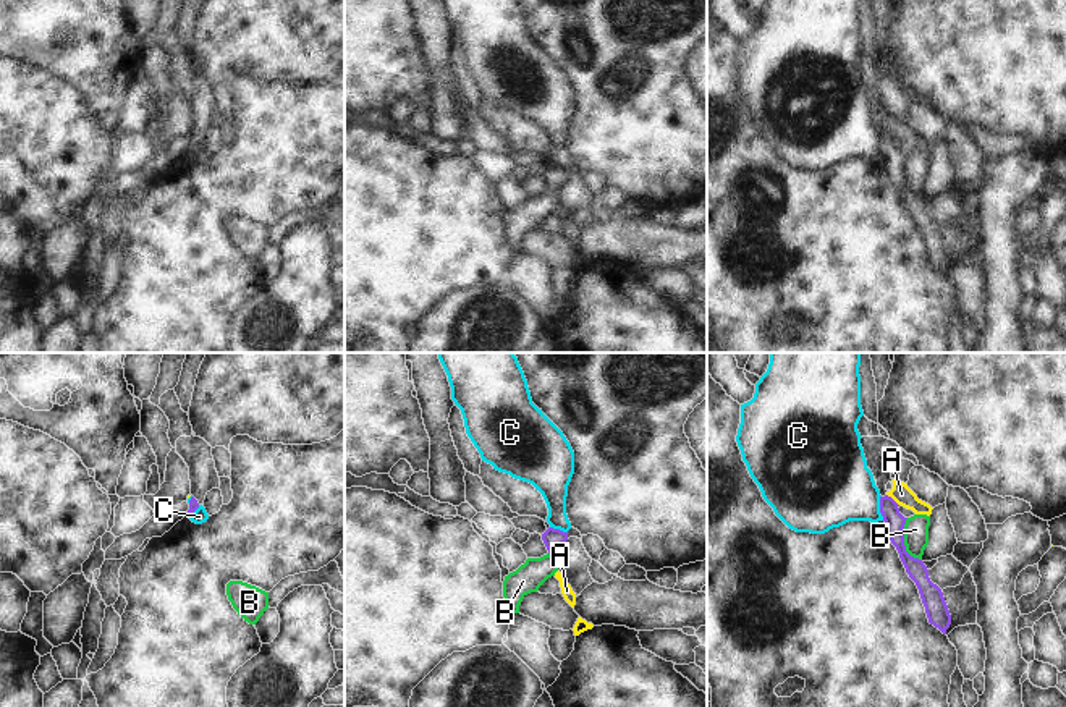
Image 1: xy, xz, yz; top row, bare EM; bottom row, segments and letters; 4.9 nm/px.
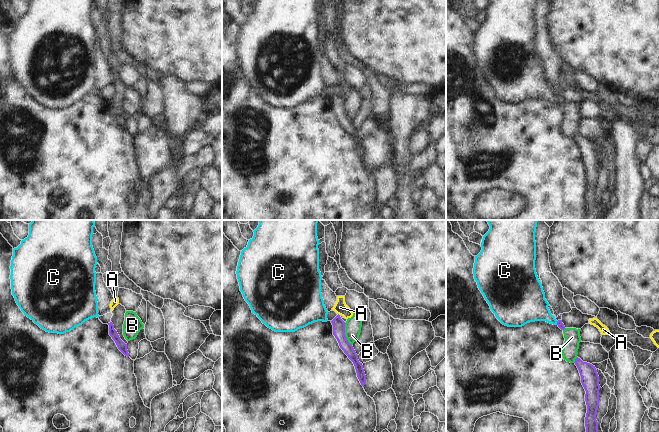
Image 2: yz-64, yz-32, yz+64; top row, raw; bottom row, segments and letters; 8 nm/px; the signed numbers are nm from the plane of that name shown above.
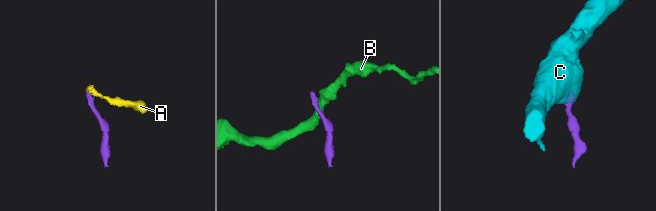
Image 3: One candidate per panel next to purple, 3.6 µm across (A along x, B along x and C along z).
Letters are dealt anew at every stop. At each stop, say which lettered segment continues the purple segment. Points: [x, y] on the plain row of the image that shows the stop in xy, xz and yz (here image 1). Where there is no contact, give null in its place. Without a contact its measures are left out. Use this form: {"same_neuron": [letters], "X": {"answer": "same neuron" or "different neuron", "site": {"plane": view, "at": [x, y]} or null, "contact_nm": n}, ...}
{"same_neuron": [], "A": {"answer": "different neuron", "site": {"plane": "yz", "at": [892, 136]}, "contact_nm": 80}, "B": {"answer": "different neuron", "site": {"plane": "yz", "at": [903, 180]}, "contact_nm": 220}, "C": {"answer": "different neuron", "site": {"plane": "yz", "at": [880, 146]}, "contact_nm": 130}}

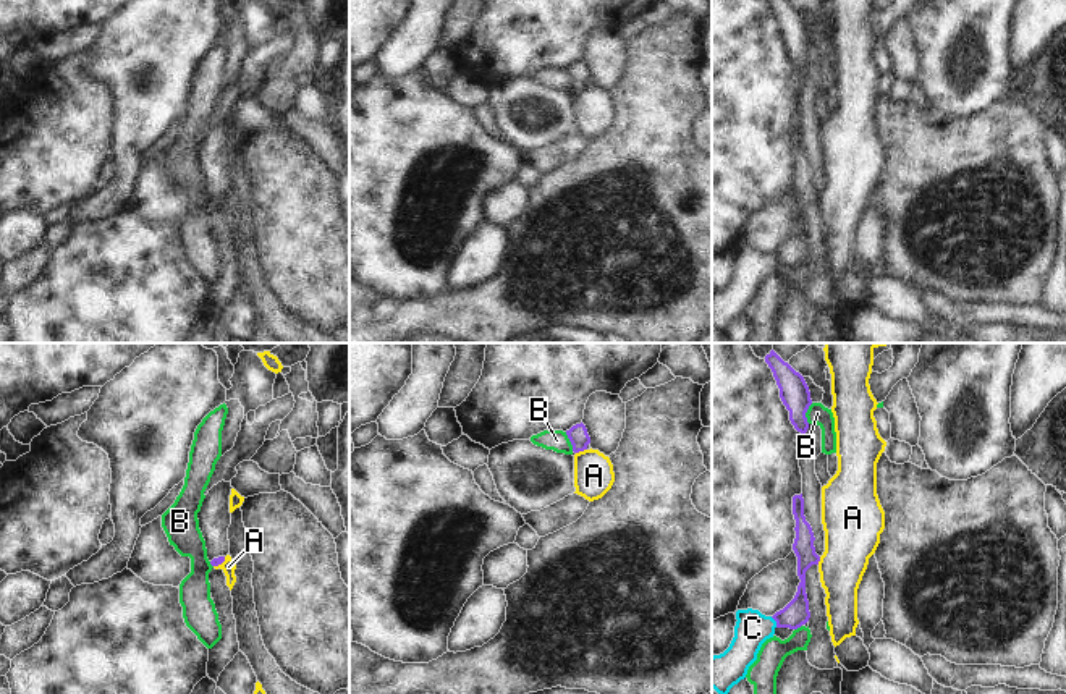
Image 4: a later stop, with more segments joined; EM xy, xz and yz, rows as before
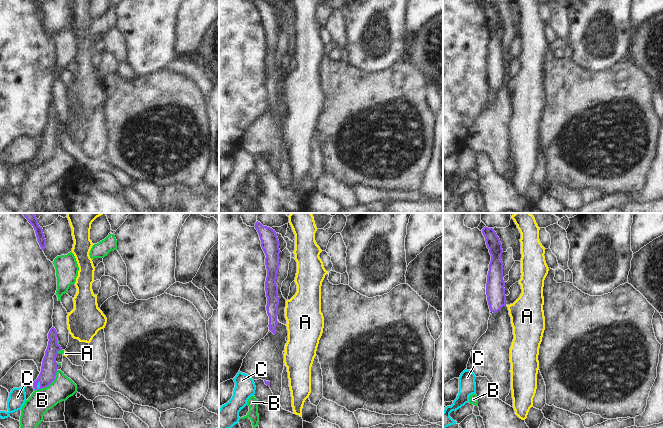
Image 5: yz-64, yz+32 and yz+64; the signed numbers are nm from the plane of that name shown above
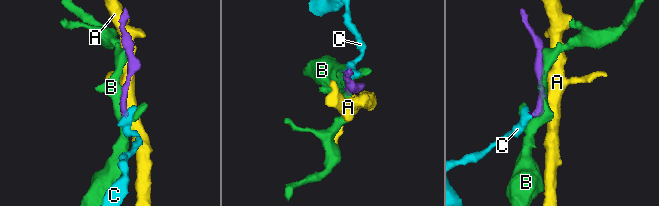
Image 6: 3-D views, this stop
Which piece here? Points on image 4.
{"same_neuron": ["C"], "A": {"answer": "different neuron", "site": {"plane": "xz", "at": [581, 88]}, "contact_nm": 60}, "B": {"answer": "different neuron", "site": {"plane": "yz", "at": [806, 49]}, "contact_nm": 110}, "C": {"answer": "same neuron", "site": {"plane": "yz", "at": [775, 258]}, "contact_nm": 70}}

